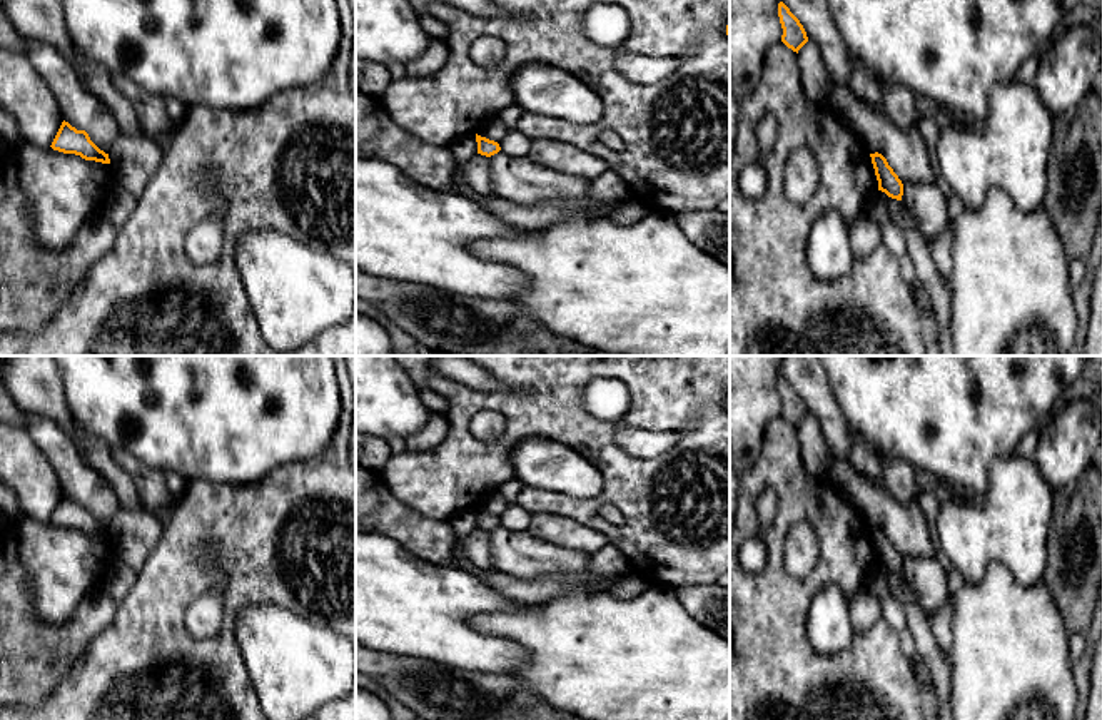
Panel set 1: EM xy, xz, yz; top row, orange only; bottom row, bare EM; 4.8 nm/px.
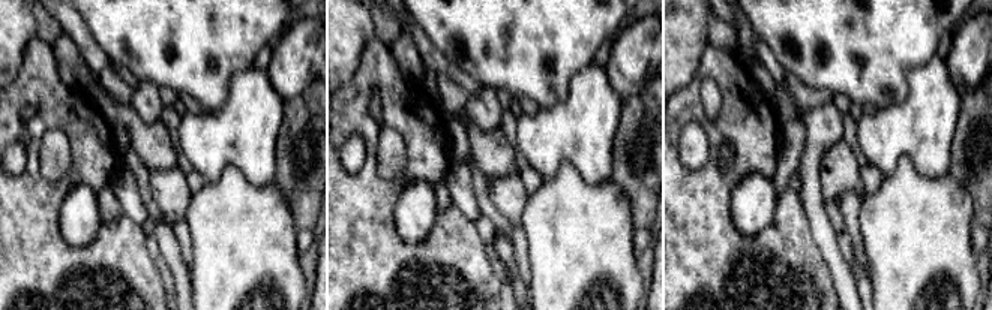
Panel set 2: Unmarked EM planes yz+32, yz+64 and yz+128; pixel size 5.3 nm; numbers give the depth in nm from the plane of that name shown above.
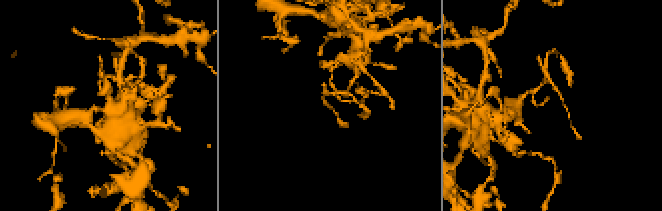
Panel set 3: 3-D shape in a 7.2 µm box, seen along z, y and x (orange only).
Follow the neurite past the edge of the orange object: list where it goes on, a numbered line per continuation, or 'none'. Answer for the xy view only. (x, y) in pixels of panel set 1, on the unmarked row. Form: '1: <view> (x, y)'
none

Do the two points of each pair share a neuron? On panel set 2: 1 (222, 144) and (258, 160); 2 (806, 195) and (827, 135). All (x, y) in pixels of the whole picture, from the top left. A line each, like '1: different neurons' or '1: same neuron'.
1: same neuron
2: same neuron

